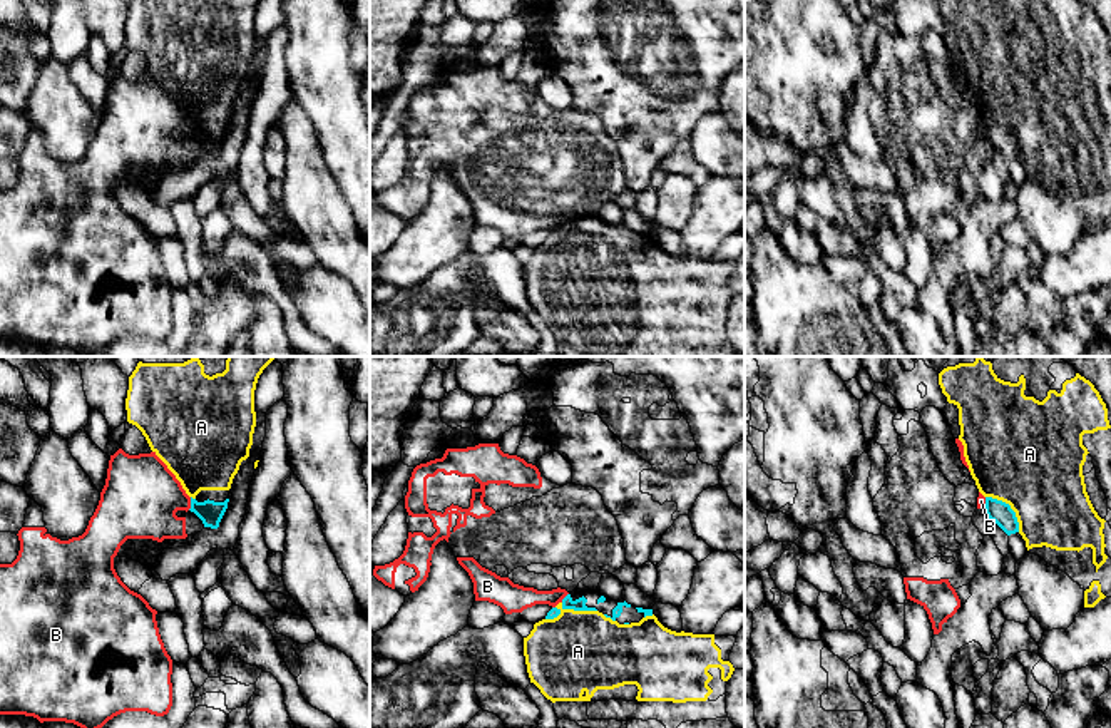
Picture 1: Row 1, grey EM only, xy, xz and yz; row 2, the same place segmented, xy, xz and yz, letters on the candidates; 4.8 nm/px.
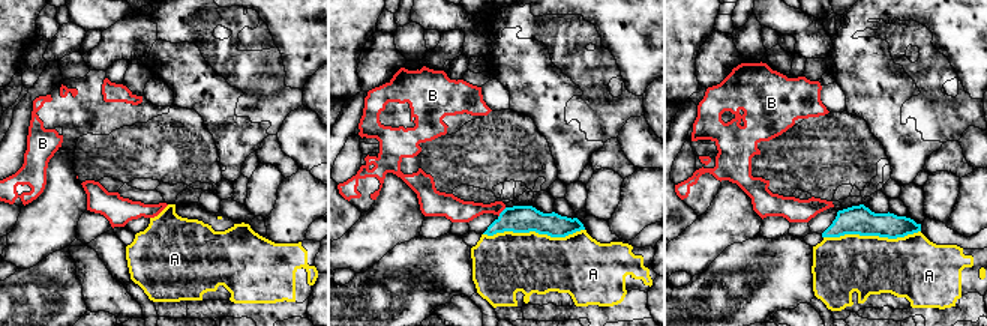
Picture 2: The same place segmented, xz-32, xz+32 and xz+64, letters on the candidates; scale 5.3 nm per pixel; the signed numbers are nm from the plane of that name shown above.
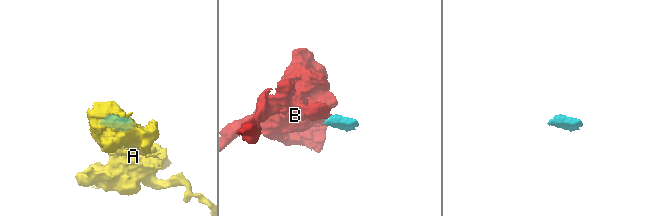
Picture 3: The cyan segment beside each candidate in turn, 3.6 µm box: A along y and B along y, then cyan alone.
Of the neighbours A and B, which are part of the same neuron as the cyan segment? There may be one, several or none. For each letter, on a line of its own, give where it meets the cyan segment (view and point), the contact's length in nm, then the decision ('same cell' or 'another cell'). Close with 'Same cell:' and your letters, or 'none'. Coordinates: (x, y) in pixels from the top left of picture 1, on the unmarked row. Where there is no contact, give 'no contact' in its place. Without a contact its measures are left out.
A: contact xz (571, 233); length 260 nm; same cell
B: contact xy (191, 129); length 70 nm; another cell
Same cell: A

